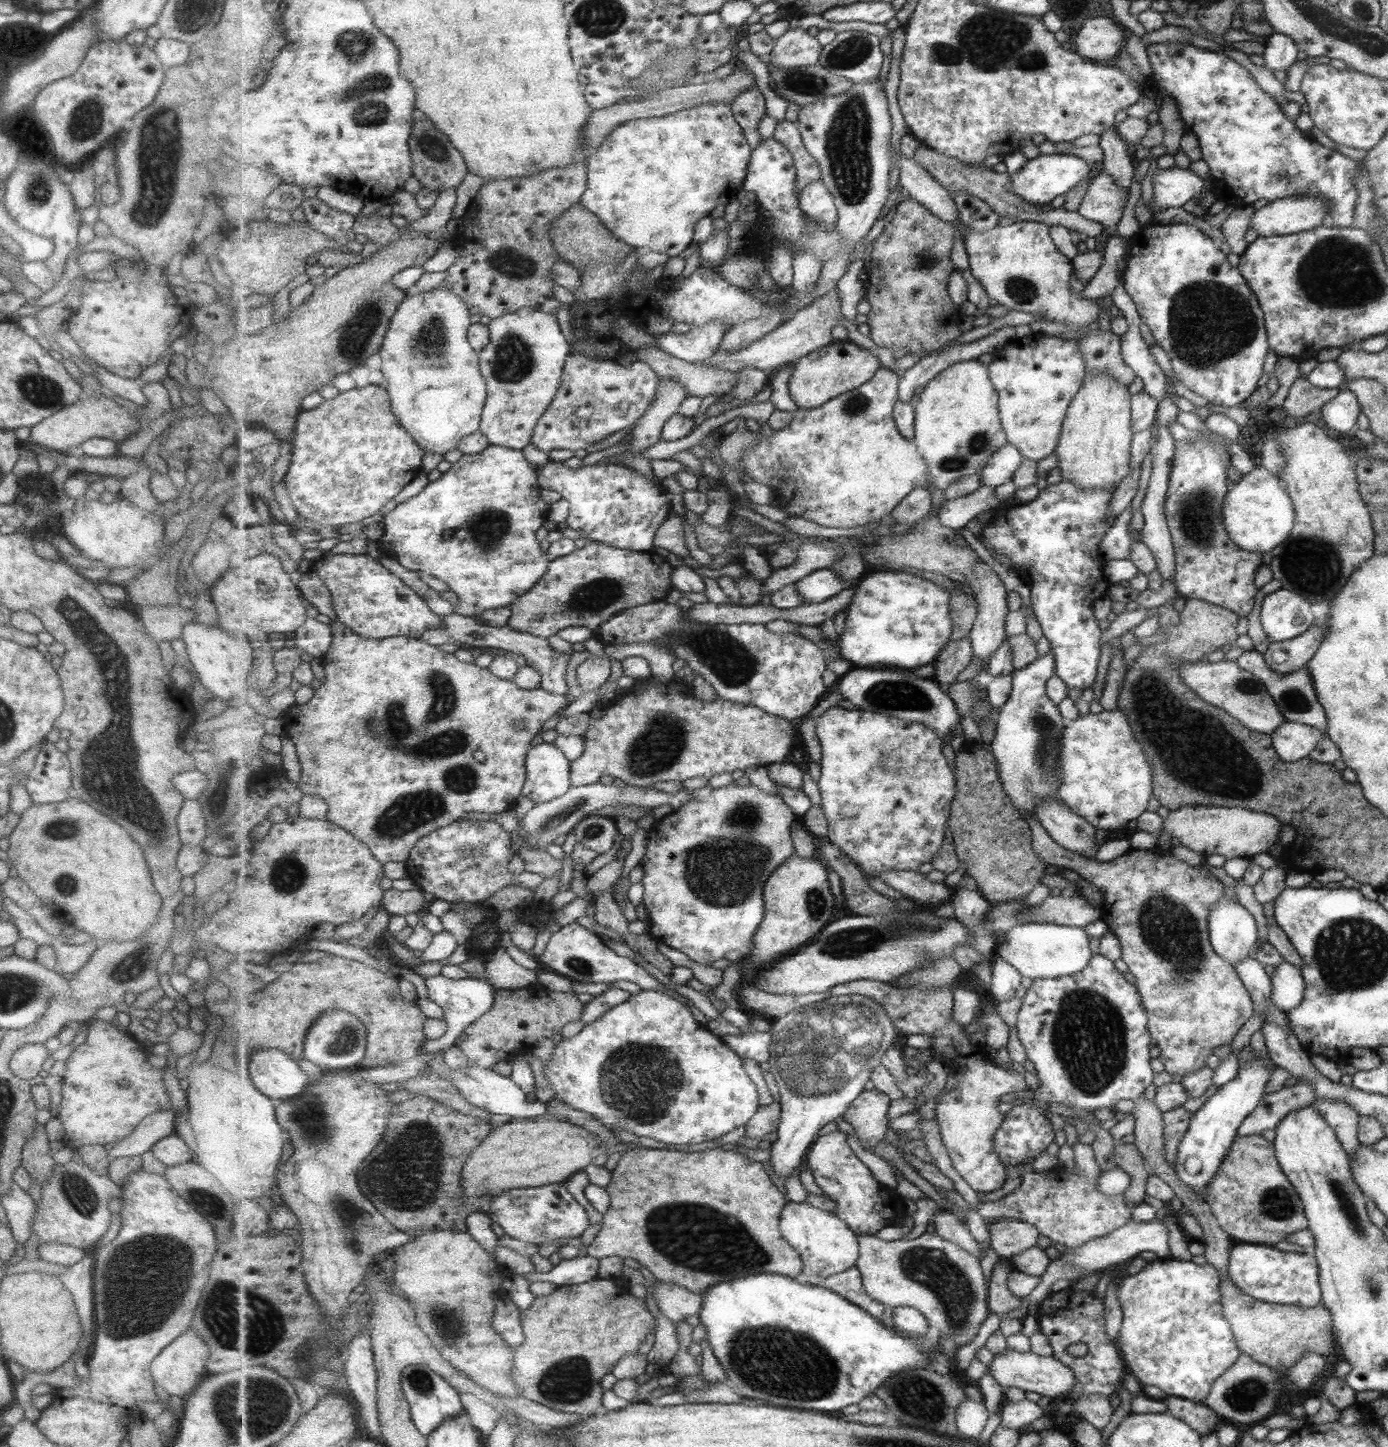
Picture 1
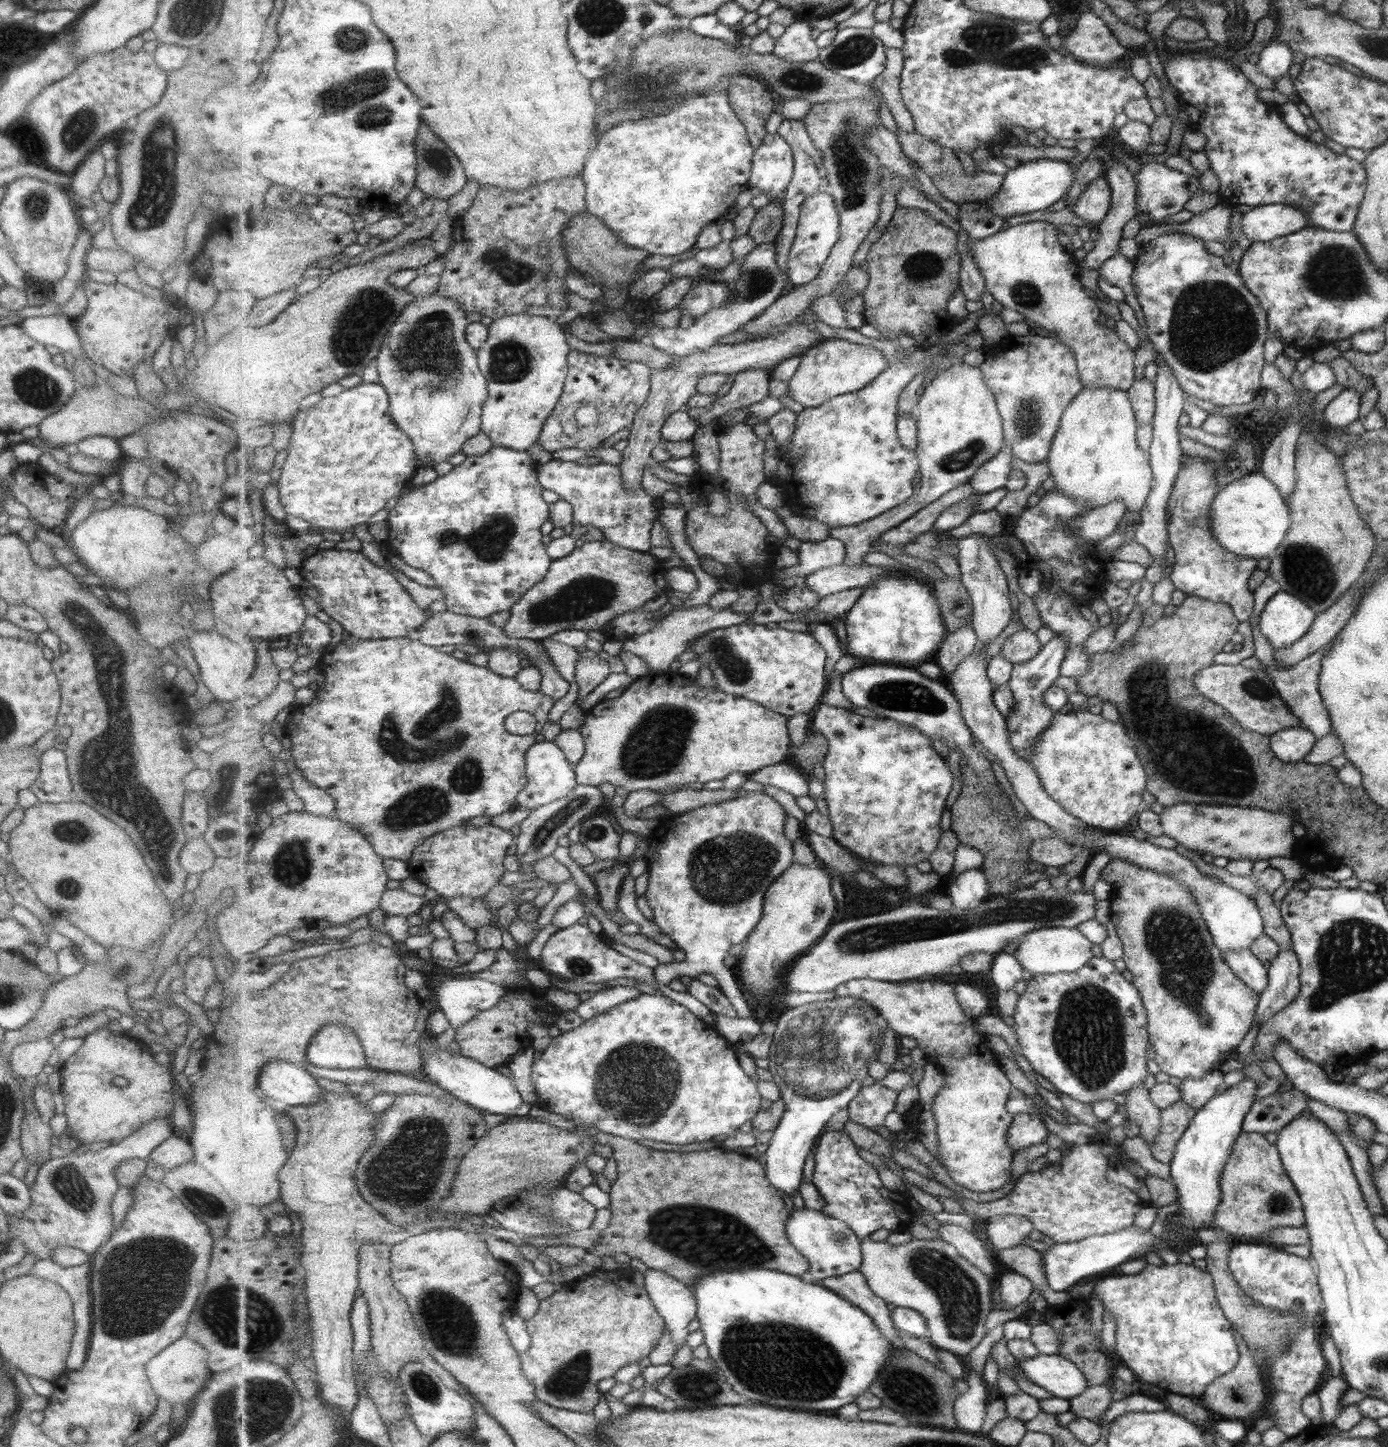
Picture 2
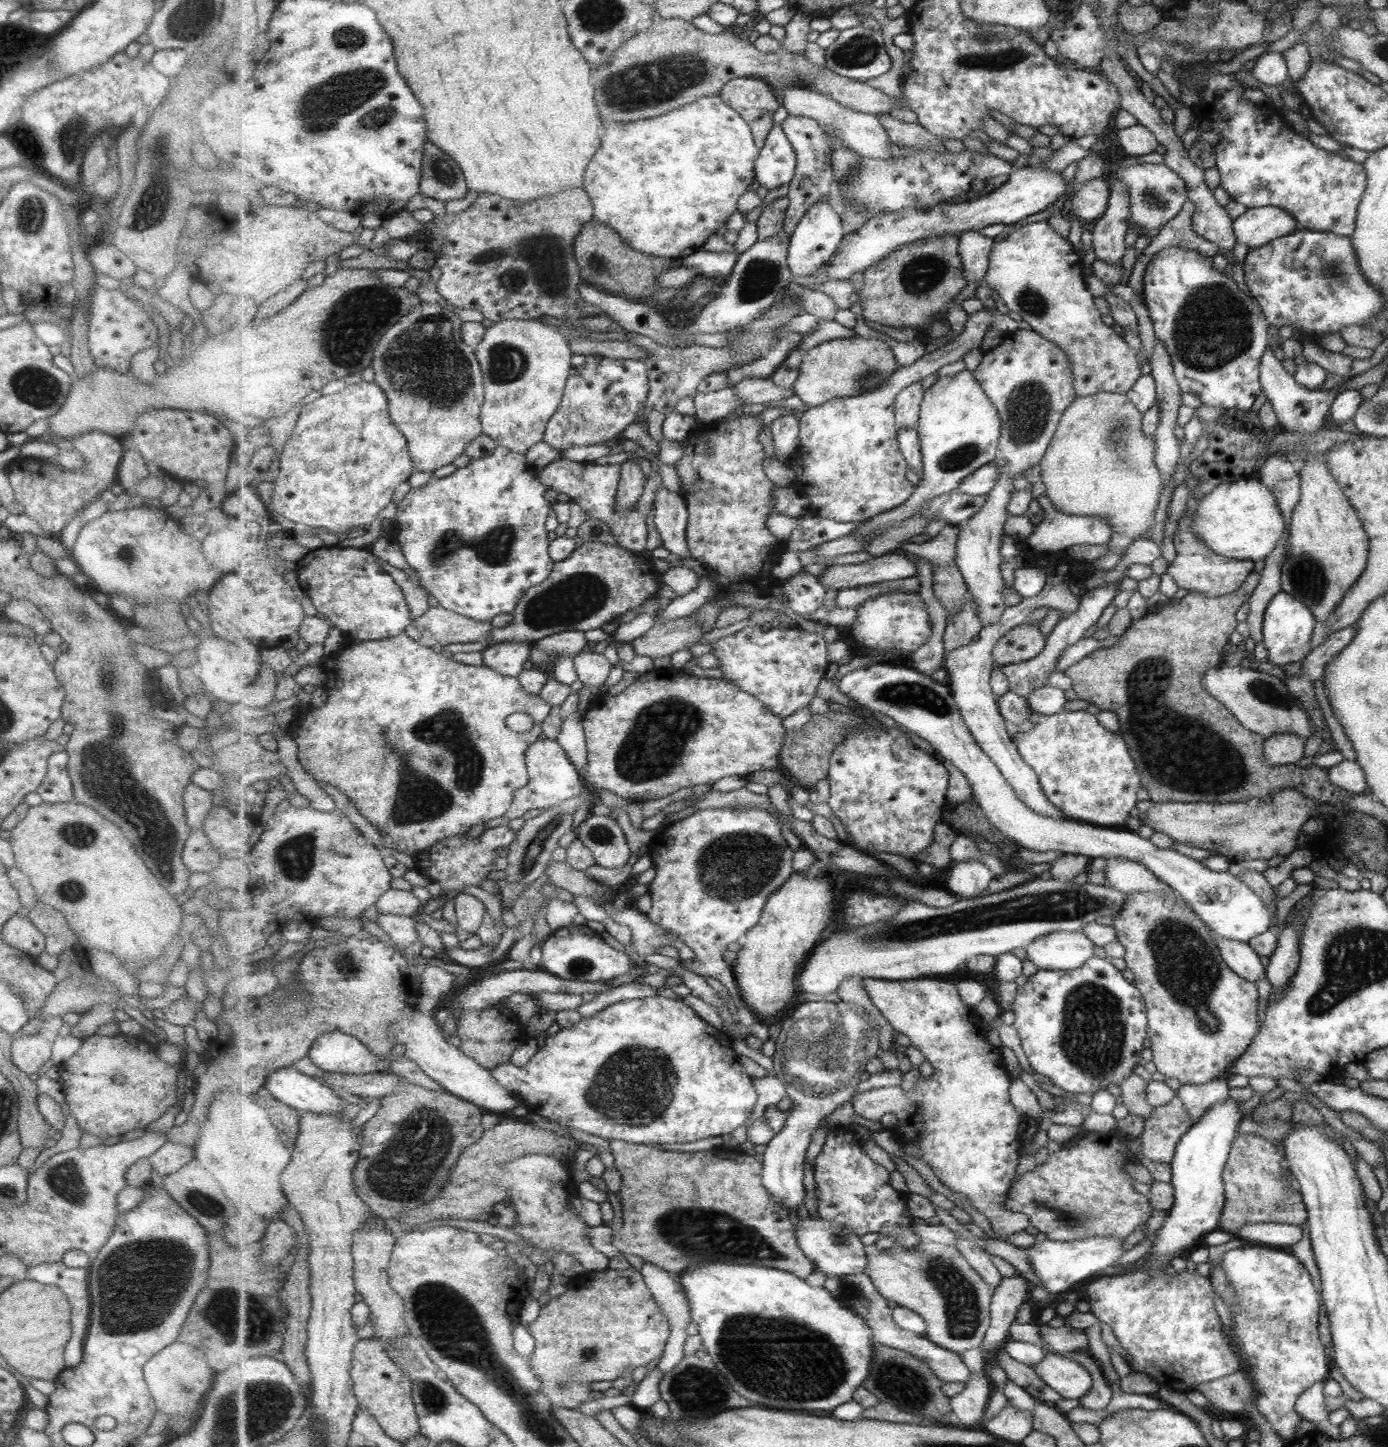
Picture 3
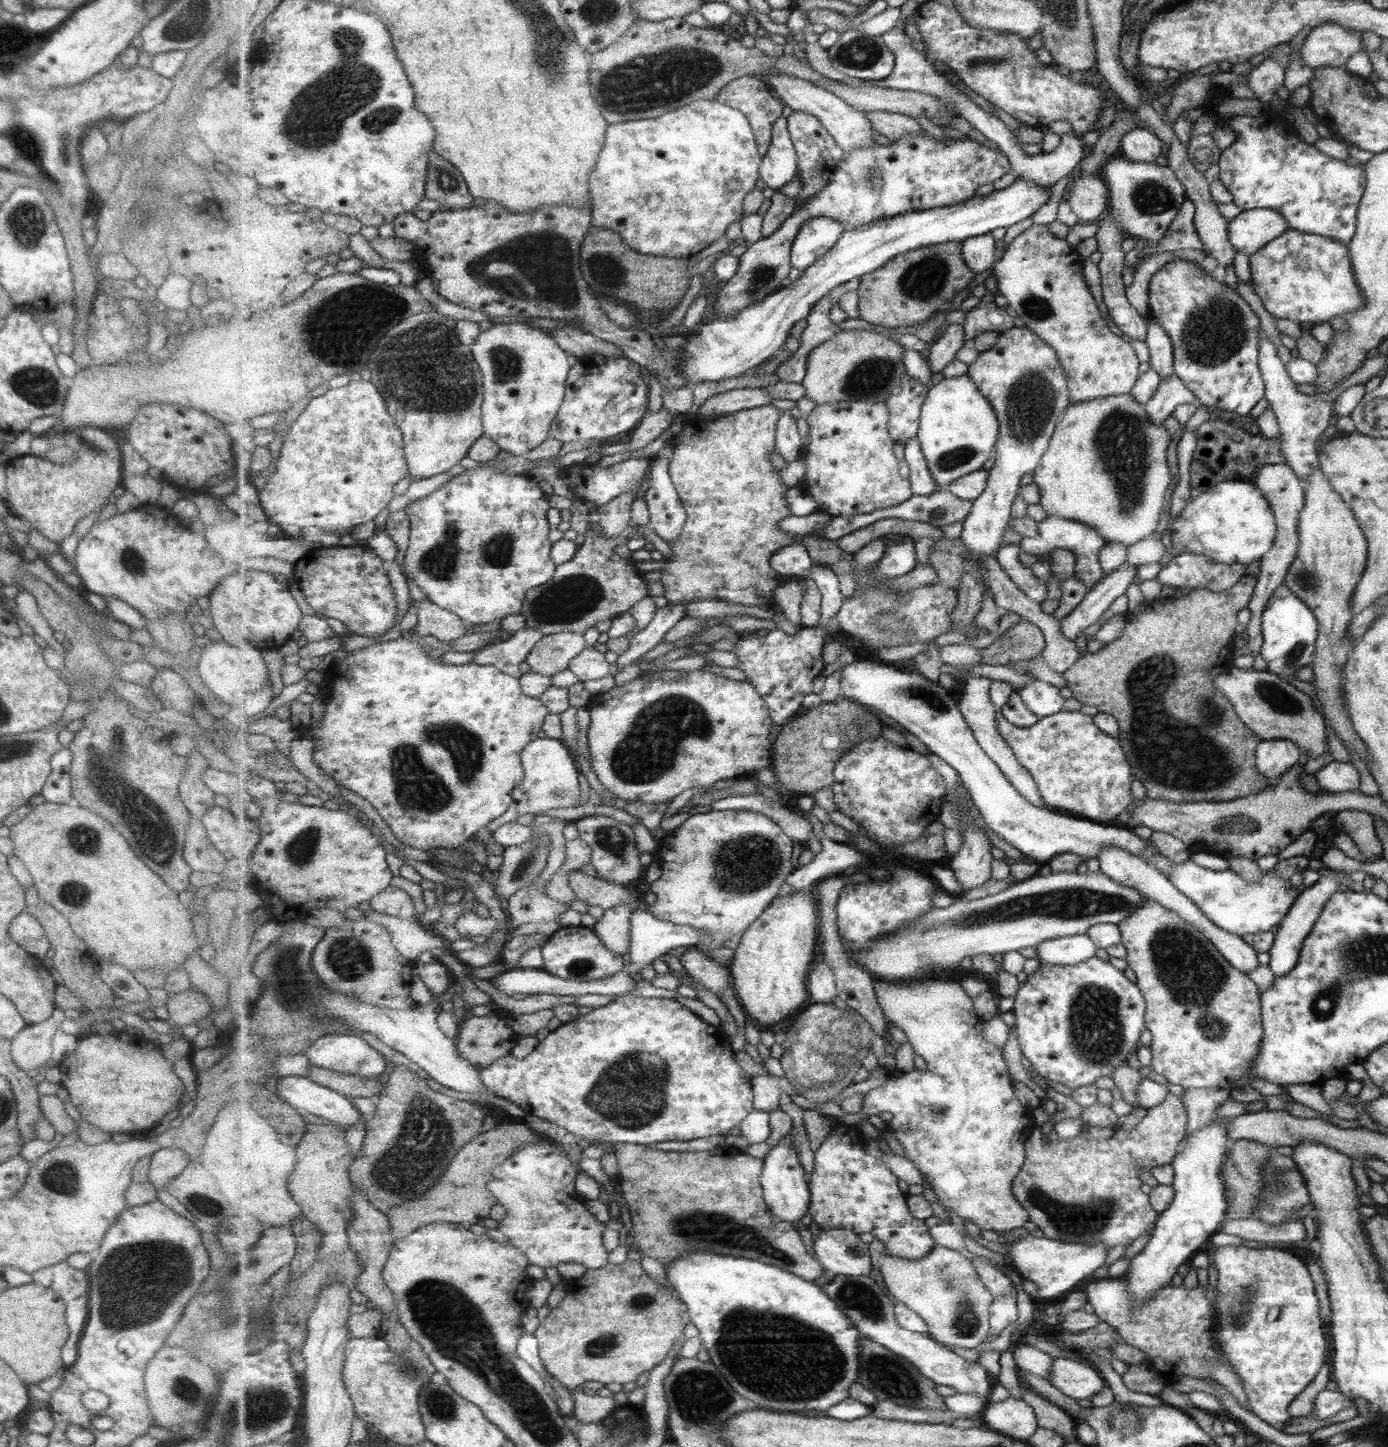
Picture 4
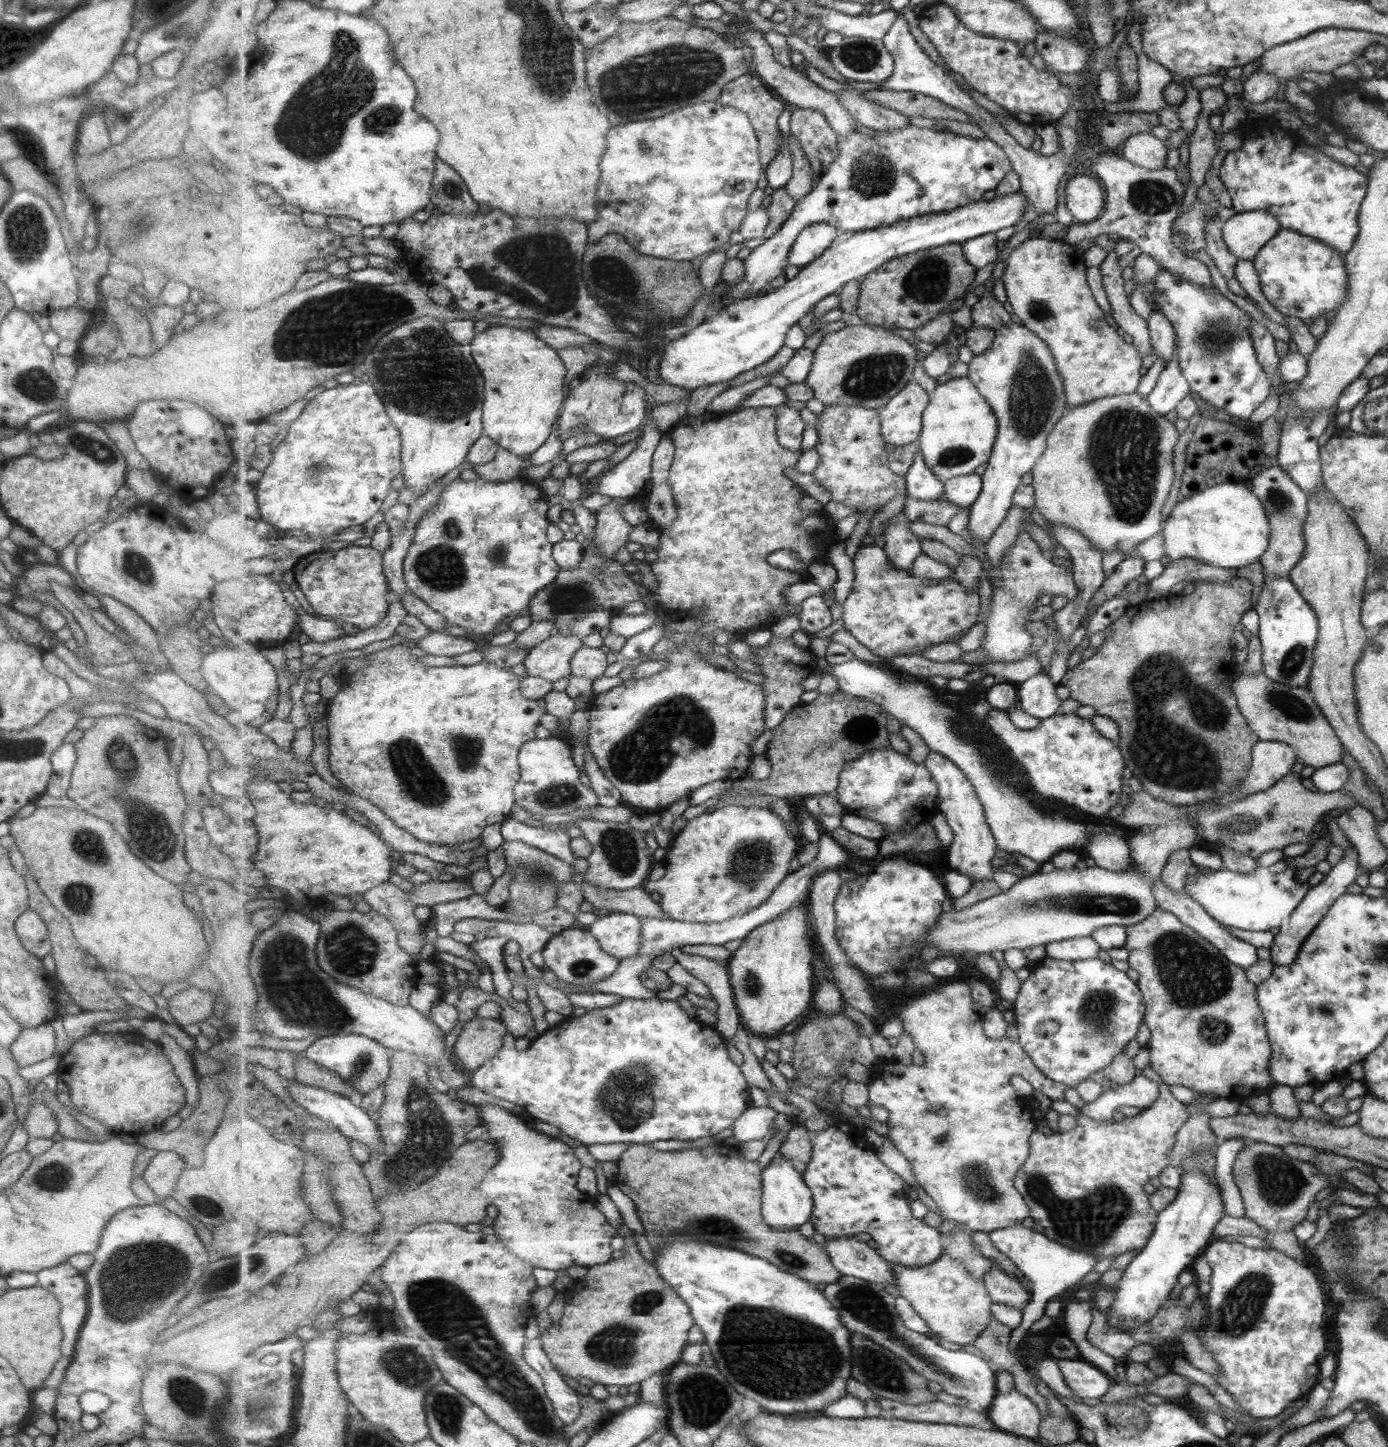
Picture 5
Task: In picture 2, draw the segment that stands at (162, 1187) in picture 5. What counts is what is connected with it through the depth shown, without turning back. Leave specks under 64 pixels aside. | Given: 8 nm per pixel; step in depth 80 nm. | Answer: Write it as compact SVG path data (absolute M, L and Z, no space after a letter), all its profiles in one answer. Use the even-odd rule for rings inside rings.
M175 1134L167 1137L149 1153L151 1160L162 1166L163 1171L171 1170L180 1164L191 1161L192 1156L192 1146L185 1138Z

